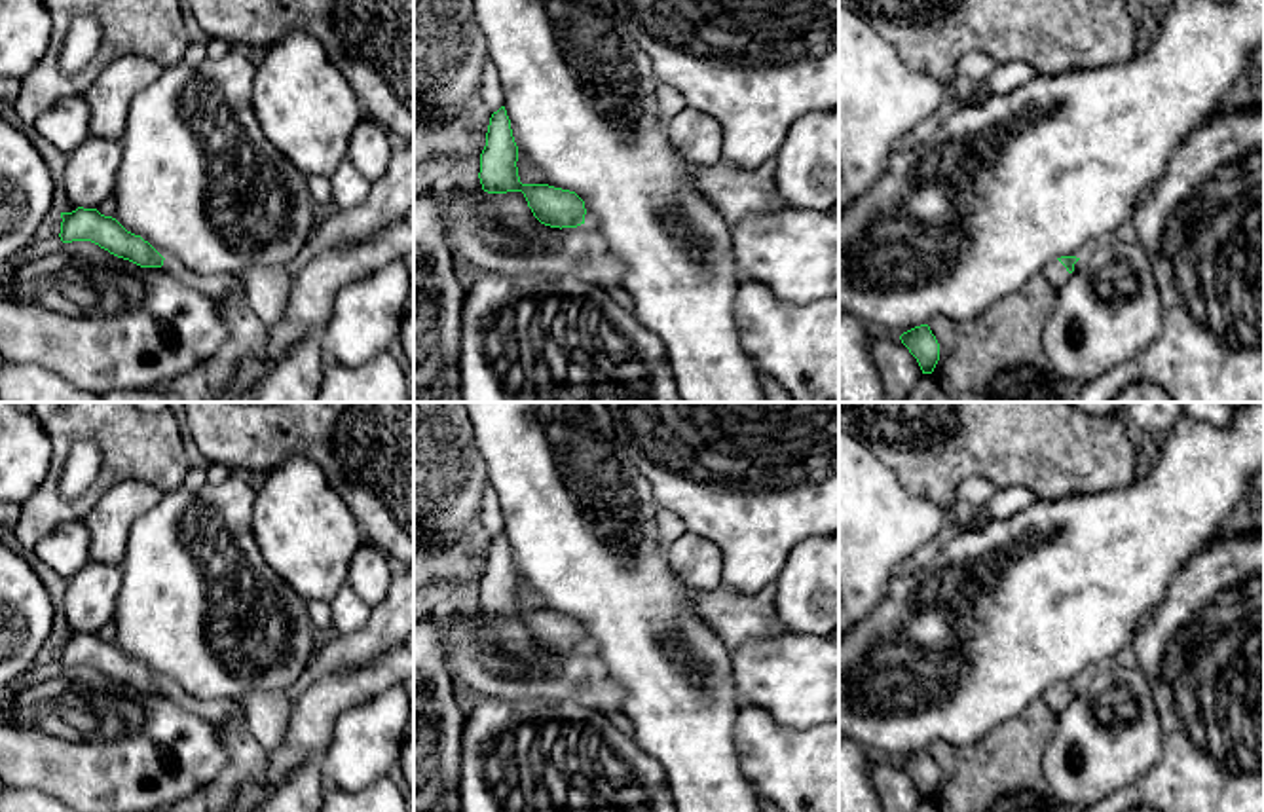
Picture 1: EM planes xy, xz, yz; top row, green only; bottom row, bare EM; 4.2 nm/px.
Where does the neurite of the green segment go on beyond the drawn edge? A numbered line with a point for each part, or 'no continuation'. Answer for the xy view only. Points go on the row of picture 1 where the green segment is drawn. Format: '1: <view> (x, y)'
1: xy (223, 287)

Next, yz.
1: yz (1056, 272)

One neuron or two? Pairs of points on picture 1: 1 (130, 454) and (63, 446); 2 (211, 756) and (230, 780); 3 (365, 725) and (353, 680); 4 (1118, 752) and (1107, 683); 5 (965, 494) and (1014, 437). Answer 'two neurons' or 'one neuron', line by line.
1: one neuron
2: two neurons
3: two neurons
4: one neuron
5: two neurons

